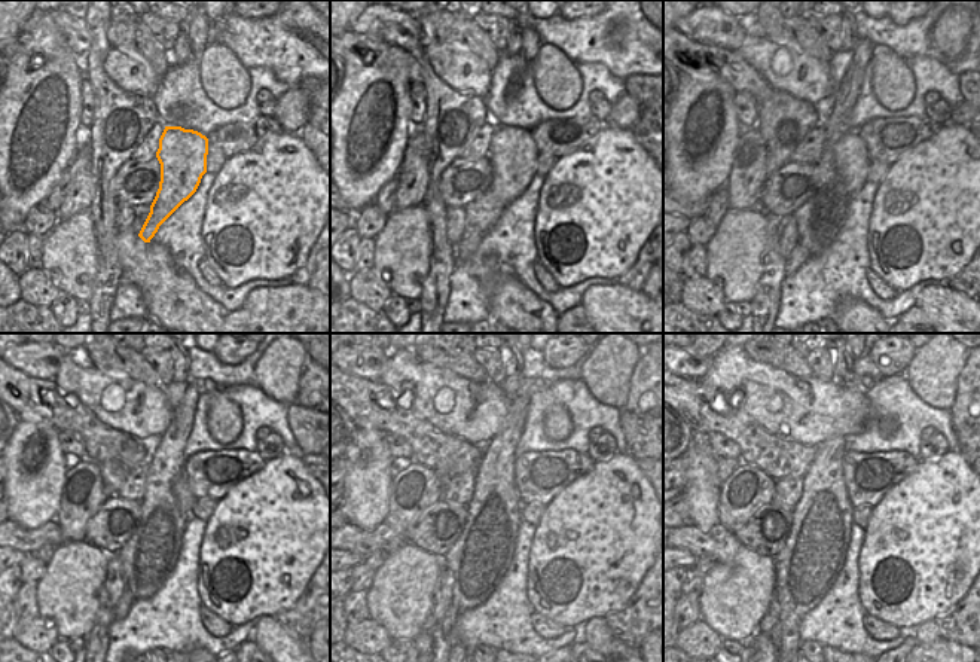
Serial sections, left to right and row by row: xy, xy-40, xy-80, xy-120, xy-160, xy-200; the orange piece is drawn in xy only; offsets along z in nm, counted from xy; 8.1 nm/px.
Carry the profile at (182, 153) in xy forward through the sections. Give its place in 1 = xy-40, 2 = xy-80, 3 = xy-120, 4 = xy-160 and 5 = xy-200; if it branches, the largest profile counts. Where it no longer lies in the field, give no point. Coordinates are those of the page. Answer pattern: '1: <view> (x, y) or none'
1: xy-40 (512, 153)
2: xy-80 (851, 161)
3: xy-120 (180, 490)
4: xy-160 (449, 619)
5: xy-200 (775, 635)

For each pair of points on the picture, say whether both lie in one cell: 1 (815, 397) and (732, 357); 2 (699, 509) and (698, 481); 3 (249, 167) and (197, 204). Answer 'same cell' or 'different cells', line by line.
1: same cell
2: same cell
3: different cells

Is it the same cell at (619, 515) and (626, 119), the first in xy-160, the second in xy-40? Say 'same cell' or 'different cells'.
different cells

